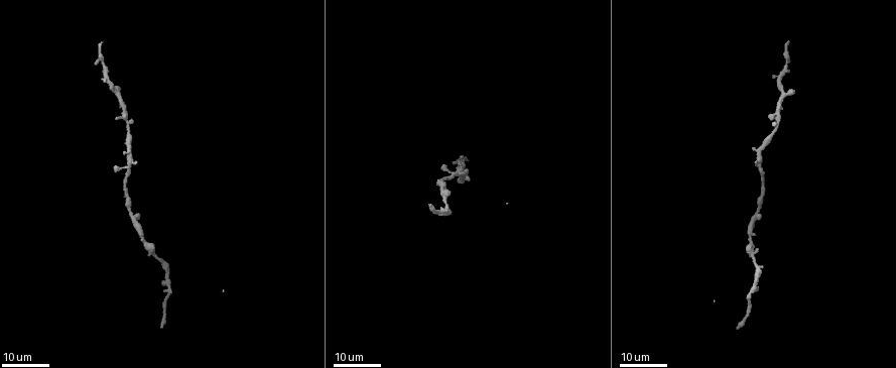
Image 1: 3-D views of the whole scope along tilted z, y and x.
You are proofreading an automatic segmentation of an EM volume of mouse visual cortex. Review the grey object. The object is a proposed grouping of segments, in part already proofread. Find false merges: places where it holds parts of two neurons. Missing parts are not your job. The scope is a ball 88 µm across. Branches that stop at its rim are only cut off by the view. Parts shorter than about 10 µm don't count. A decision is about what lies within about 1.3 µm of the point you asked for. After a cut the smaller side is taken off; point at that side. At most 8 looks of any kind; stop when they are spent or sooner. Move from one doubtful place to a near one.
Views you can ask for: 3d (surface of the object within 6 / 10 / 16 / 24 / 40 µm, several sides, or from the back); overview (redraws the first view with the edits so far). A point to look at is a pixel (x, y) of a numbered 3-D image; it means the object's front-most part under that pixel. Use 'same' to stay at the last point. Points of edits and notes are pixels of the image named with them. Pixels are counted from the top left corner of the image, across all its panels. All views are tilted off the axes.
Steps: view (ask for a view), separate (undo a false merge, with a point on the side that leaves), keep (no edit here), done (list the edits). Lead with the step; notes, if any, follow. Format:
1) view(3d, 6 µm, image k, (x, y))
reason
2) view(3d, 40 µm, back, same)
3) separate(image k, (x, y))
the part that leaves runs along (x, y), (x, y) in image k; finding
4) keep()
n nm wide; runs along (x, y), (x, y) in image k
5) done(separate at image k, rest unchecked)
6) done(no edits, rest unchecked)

view(3d, 24 µm, image 1, (447, 205))

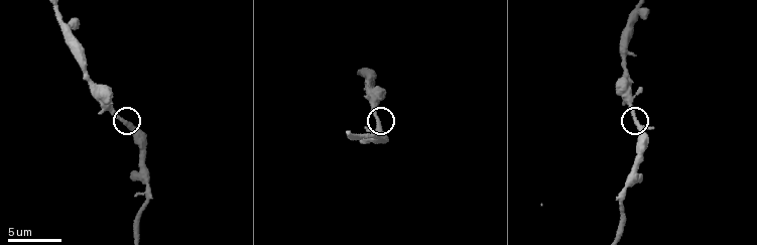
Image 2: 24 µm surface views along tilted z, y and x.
view(3d, 10 µm, image 2, (637, 124))
zoom in

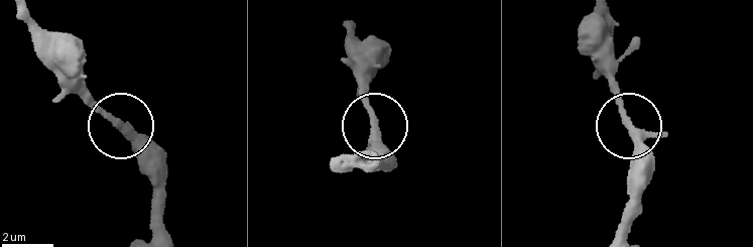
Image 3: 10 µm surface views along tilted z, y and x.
keep()
260 nm wide; runs along (22, 16), (37, 54), (64, 85), (164, 161) in image 3; all the same neuron

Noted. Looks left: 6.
view(3d, 16 µm, image 2, (368, 90))

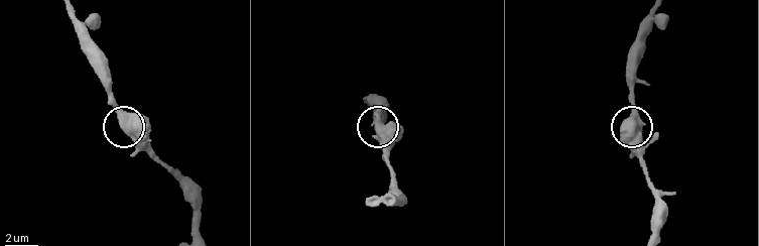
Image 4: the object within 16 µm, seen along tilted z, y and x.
keep()
runs along (71, 18), (120, 123), (150, 147) in image 4; all the same neuron

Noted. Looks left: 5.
view(3d, 16 µm, image 1, (128, 198))

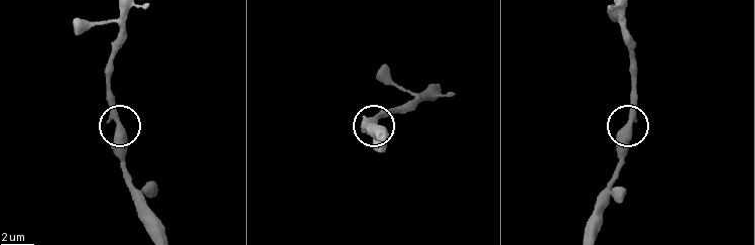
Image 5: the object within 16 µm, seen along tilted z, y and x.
view(3d, 6 µm, image 5, (630, 125))

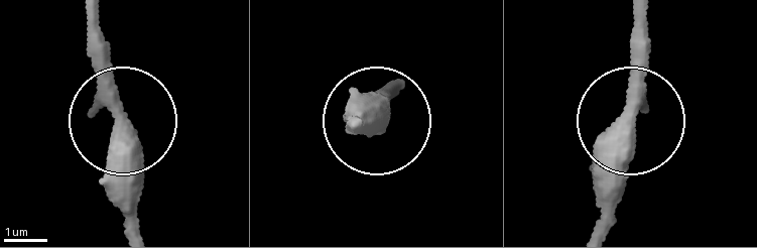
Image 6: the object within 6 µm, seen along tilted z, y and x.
keep()
runs along (624, 117), (641, 16) in image 6; one neuron here

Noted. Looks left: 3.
view(3d, 6 µm, image 2, (61, 23))
thick turns thin

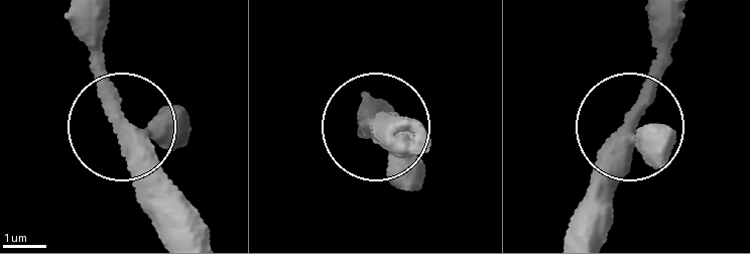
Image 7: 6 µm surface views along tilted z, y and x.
keep()
runs along (675, 20), (593, 234) in image 7; all the same neuron

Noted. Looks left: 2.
done(no edits, rest unchecked)

